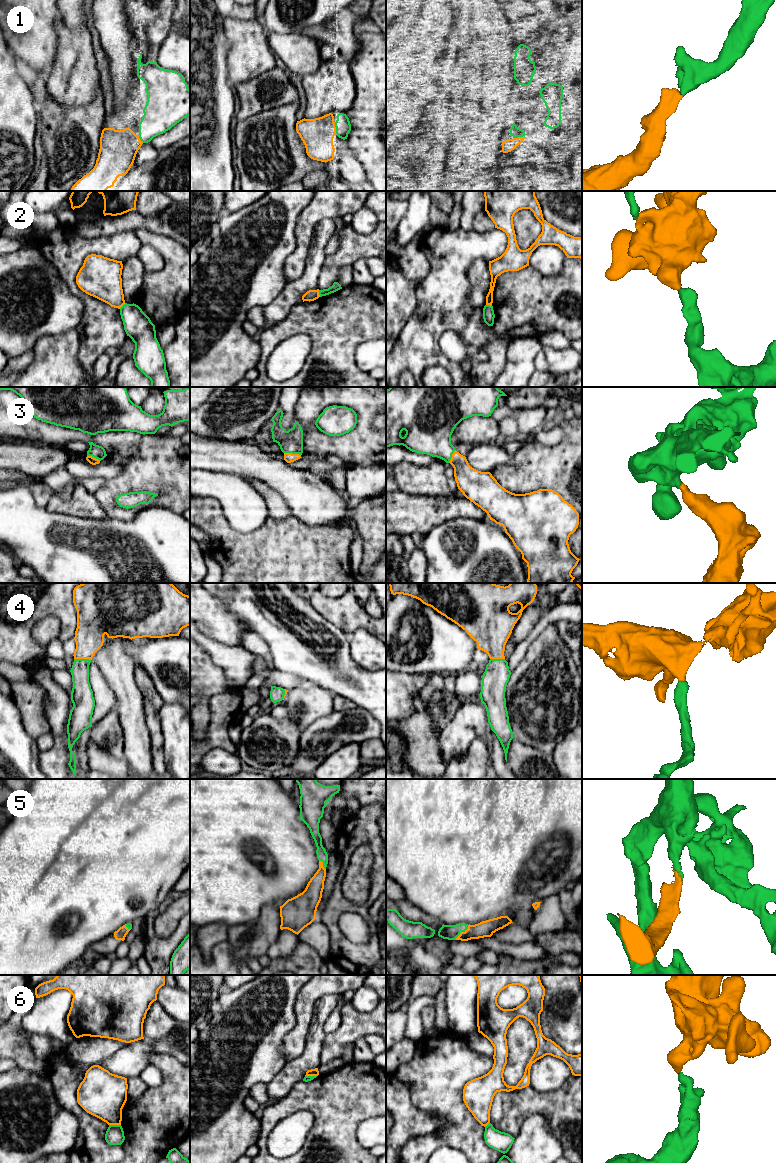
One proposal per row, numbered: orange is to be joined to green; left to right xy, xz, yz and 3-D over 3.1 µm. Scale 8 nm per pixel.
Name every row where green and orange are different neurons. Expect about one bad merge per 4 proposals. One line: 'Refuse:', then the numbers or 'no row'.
Refuse: 2, 6

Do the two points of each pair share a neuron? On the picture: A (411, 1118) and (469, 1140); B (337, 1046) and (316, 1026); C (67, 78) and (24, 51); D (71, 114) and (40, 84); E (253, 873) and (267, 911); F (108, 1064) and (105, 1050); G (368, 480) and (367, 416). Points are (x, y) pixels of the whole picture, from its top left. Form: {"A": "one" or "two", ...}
{"A": "two", "B": "two", "C": "two", "D": "one", "E": "two", "F": "two", "G": "two"}

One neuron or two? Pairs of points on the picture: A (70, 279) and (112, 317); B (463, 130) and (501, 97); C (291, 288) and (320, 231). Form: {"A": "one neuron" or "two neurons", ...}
{"A": "one neuron", "B": "one neuron", "C": "one neuron"}

